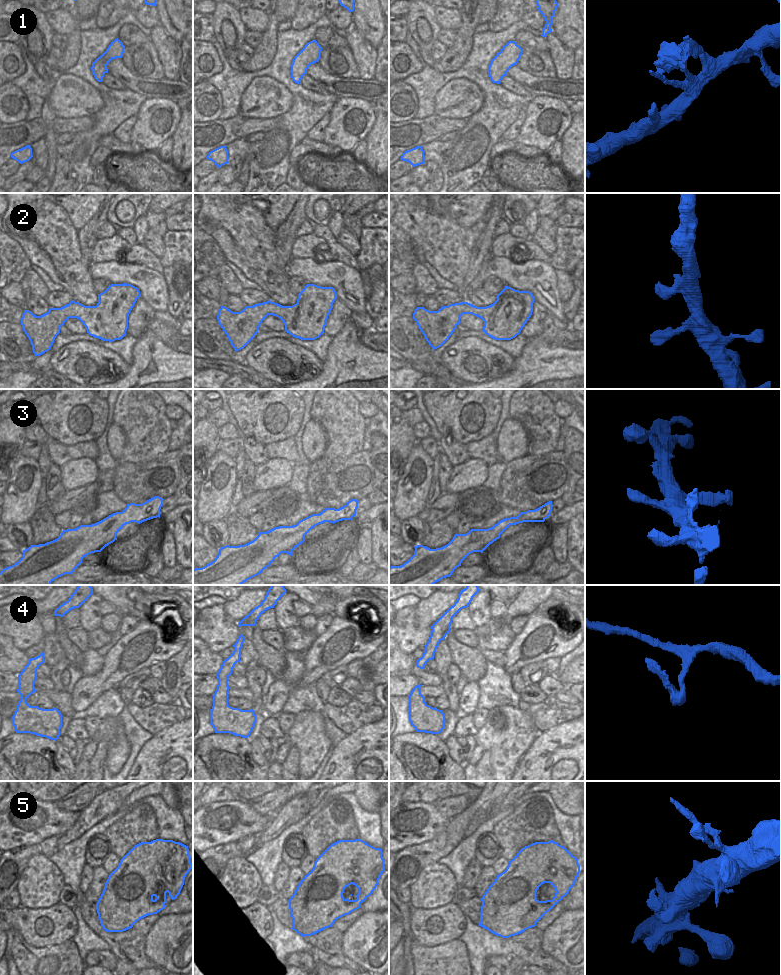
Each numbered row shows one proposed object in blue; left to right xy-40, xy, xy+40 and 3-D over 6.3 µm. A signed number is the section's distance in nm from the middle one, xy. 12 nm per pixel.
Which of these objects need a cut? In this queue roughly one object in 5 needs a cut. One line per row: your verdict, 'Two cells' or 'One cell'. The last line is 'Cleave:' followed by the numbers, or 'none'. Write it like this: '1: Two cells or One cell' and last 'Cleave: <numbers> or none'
1: Two cells
2: One cell
3: One cell
4: One cell
5: One cell
Cleave: 1

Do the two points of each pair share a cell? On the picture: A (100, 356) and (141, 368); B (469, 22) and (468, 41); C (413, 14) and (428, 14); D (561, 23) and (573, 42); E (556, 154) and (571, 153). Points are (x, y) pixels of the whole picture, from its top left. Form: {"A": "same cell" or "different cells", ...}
{"A": "different cells", "B": "same cell", "C": "same cell", "D": "same cell", "E": "different cells"}

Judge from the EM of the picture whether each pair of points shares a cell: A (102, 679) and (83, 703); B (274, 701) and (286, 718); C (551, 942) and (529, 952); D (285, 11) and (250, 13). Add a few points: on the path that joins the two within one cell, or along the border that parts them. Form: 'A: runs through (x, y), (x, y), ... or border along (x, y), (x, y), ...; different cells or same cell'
A: runs through (96, 685), (90, 691), (89, 698); same cell
B: border along (280, 712), (275, 715); different cells
C: border along (542, 931), (541, 948), (559, 961); different cells
D: border along (267, 12), (267, 26), (262, 33); different cells

